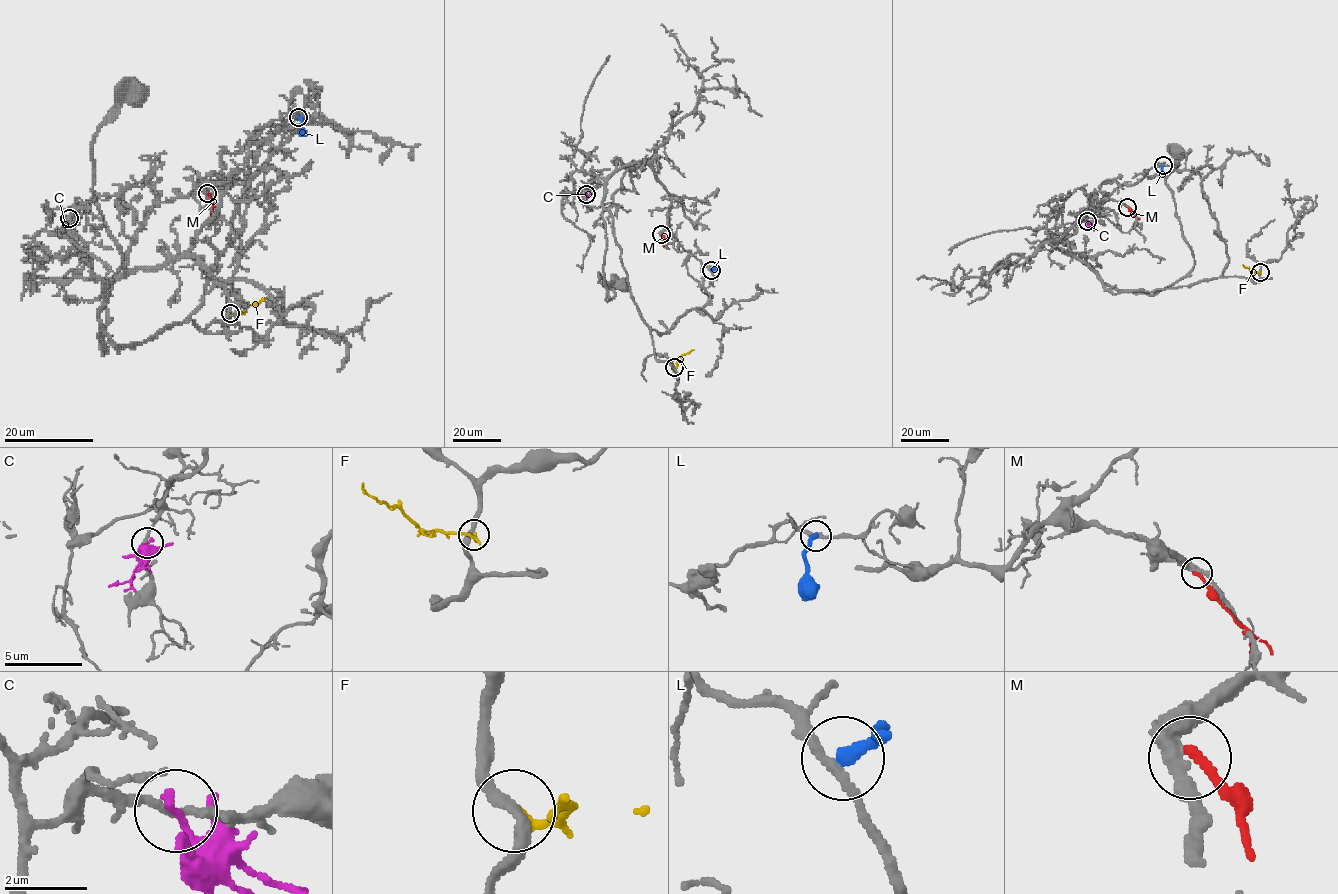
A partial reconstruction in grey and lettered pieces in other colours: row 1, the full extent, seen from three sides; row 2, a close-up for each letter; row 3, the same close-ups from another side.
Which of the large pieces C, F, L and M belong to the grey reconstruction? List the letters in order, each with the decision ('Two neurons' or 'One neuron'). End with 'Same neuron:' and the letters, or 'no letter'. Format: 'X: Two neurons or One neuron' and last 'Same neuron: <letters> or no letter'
C: Two neurons
F: Two neurons
L: Two neurons
M: Two neurons
Same neuron: no letter

